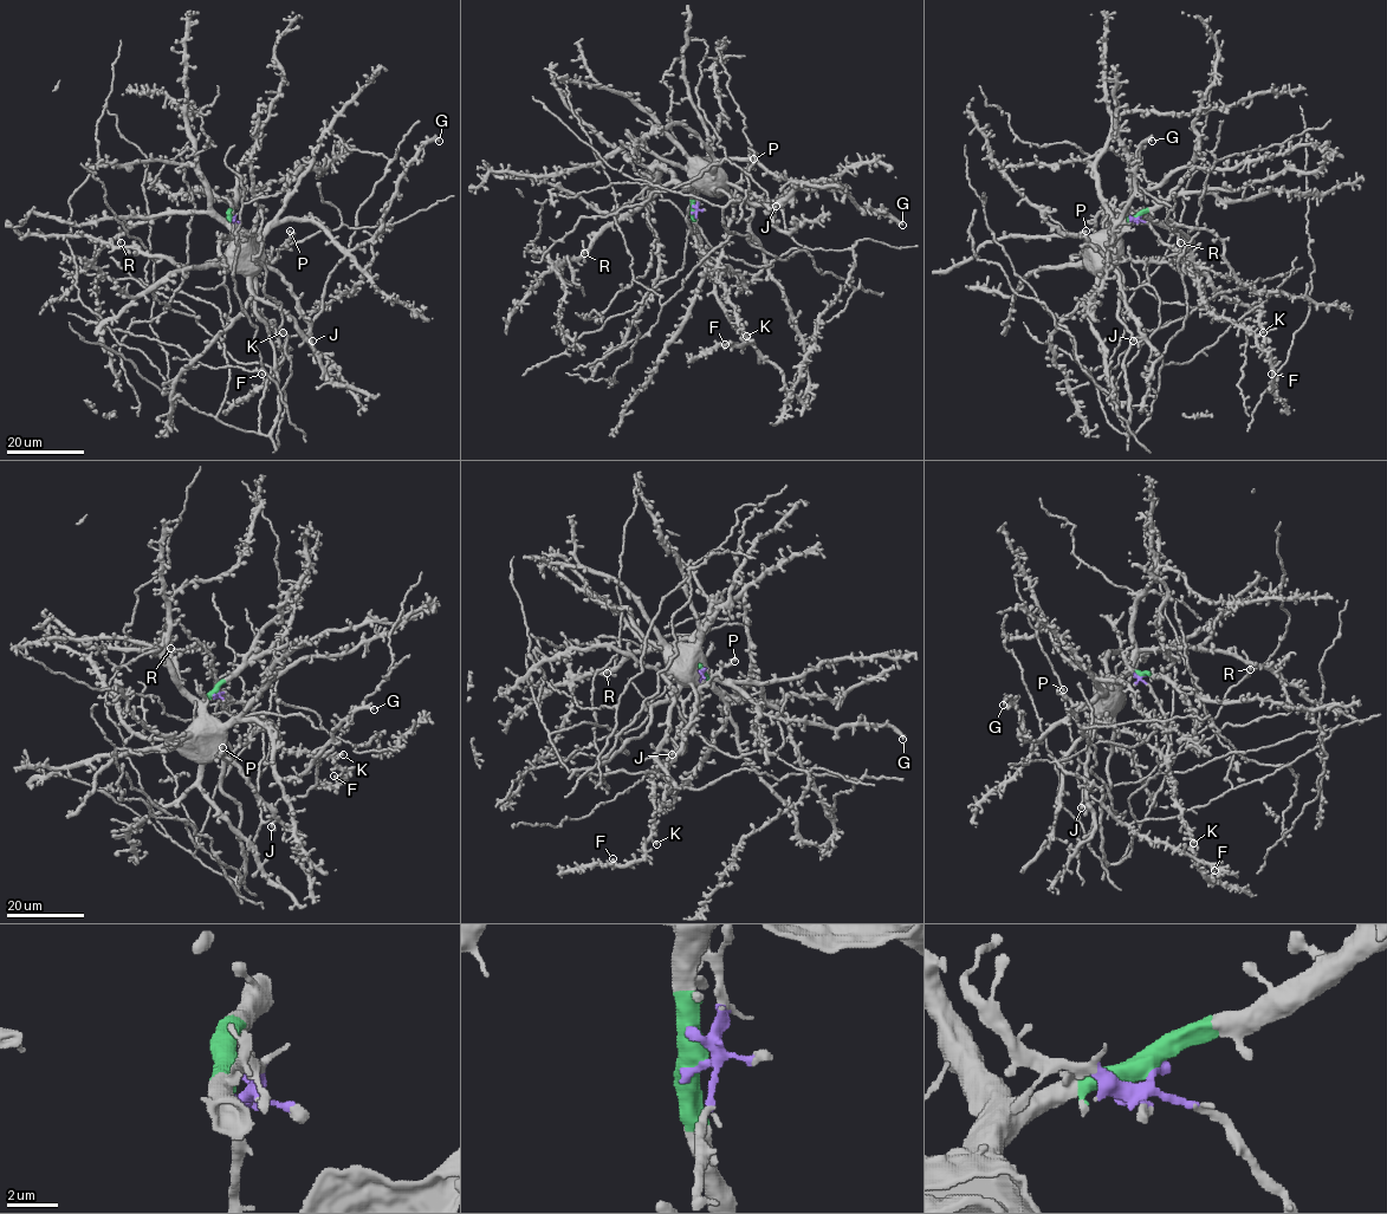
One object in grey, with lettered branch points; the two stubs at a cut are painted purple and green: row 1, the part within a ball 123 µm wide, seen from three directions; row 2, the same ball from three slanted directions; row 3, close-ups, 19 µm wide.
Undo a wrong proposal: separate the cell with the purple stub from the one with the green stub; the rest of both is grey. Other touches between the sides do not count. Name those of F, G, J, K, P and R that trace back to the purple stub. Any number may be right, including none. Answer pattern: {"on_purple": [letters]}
{"on_purple": ["F", "K", "P"]}

